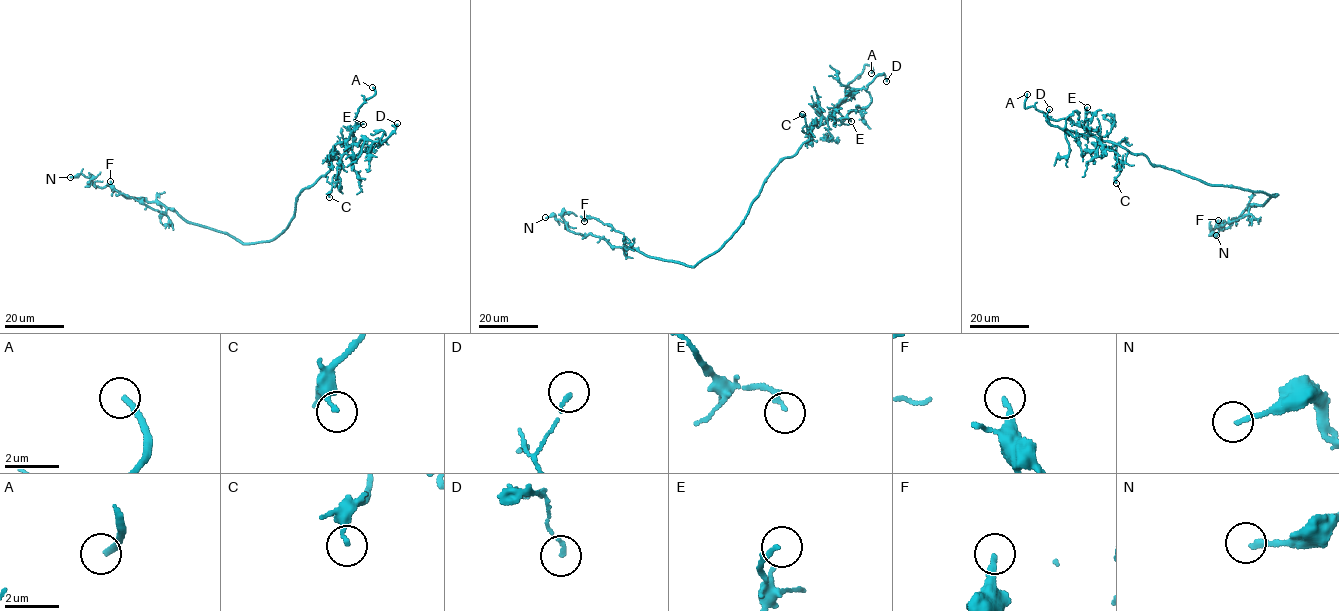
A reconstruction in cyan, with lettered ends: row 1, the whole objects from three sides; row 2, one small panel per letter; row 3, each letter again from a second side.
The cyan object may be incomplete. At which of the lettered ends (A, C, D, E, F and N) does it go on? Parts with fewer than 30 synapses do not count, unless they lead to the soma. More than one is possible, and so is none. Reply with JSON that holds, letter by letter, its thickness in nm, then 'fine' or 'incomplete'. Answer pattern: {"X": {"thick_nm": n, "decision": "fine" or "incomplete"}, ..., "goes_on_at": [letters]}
{"A": {"thick_nm": 200, "decision": "incomplete"}, "C": {"thick_nm": 180, "decision": "fine"}, "D": {"thick_nm": 120, "decision": "fine"}, "E": {"thick_nm": 170, "decision": "fine"}, "F": {"thick_nm": 190, "decision": "fine"}, "N": {"thick_nm": 190, "decision": "fine"}, "goes_on_at": ["A"]}

